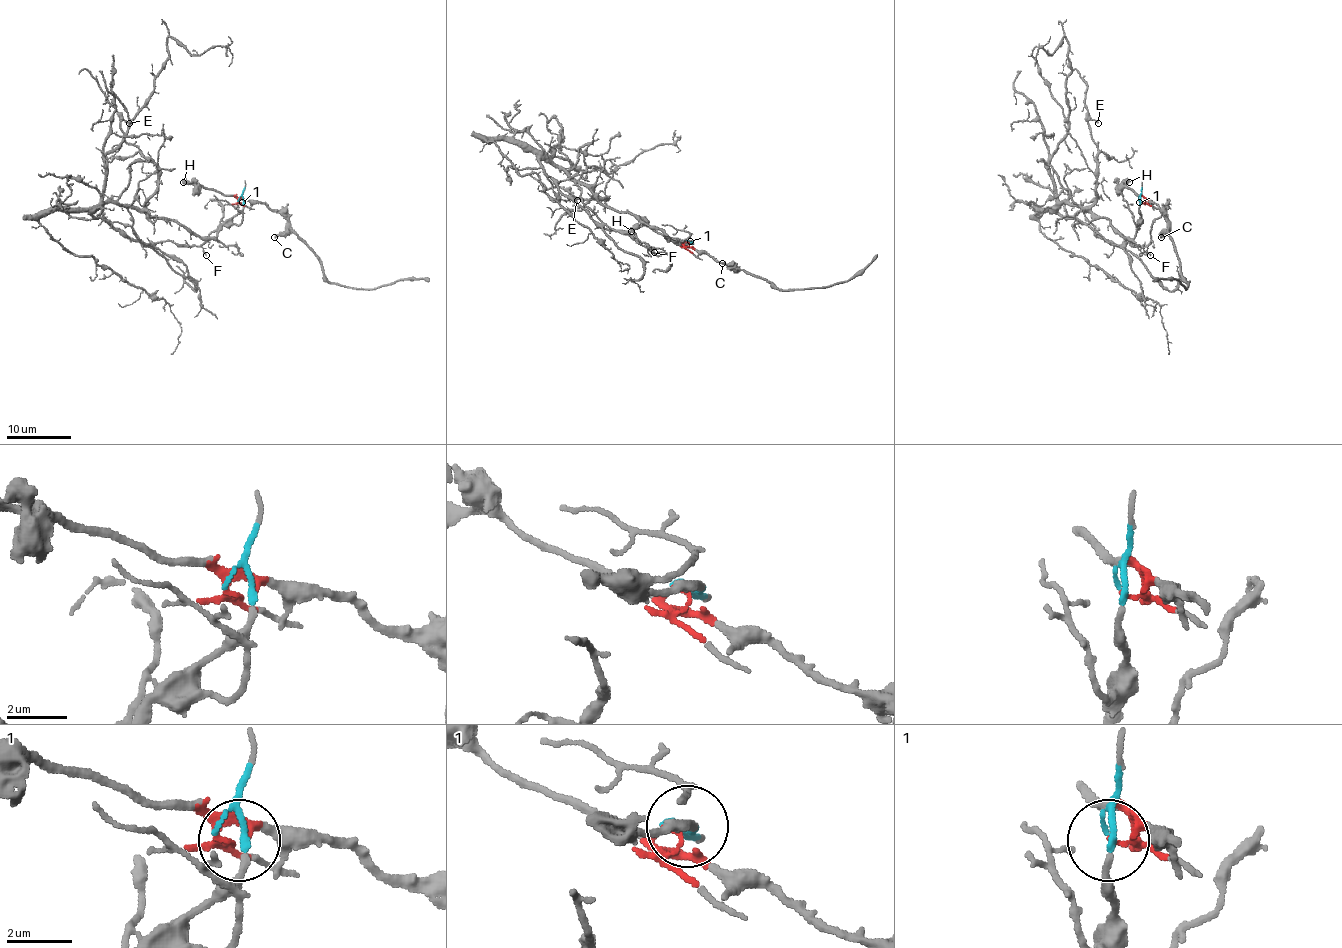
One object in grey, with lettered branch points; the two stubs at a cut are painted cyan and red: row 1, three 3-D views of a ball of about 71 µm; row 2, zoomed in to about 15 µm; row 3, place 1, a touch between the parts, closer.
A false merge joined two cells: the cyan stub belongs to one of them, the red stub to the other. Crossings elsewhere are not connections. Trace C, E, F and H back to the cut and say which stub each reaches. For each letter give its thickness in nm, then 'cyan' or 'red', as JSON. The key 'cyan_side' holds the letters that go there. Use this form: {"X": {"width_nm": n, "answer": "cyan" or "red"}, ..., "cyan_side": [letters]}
{"C": {"width_nm": 220, "answer": "red"}, "E": {"width_nm": 180, "answer": "cyan"}, "F": {"width_nm": 100, "answer": "cyan"}, "H": {"width_nm": 500, "answer": "red"}, "cyan_side": ["E", "F"]}

